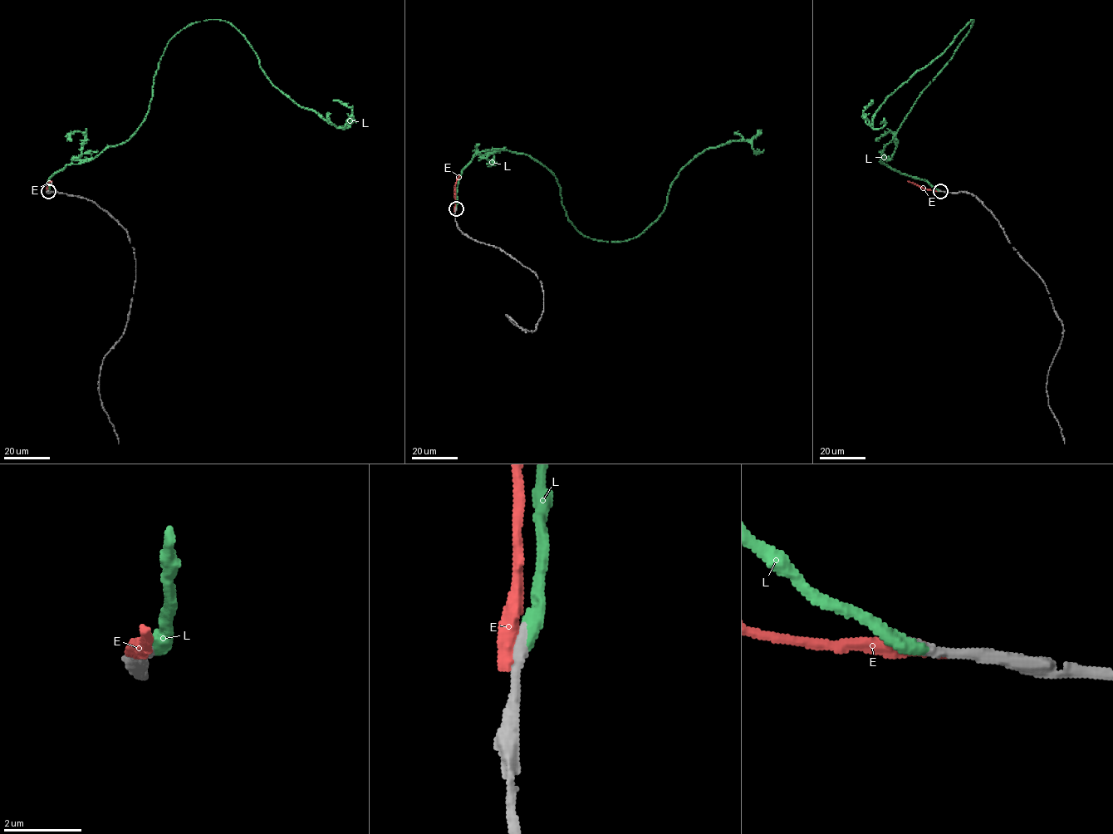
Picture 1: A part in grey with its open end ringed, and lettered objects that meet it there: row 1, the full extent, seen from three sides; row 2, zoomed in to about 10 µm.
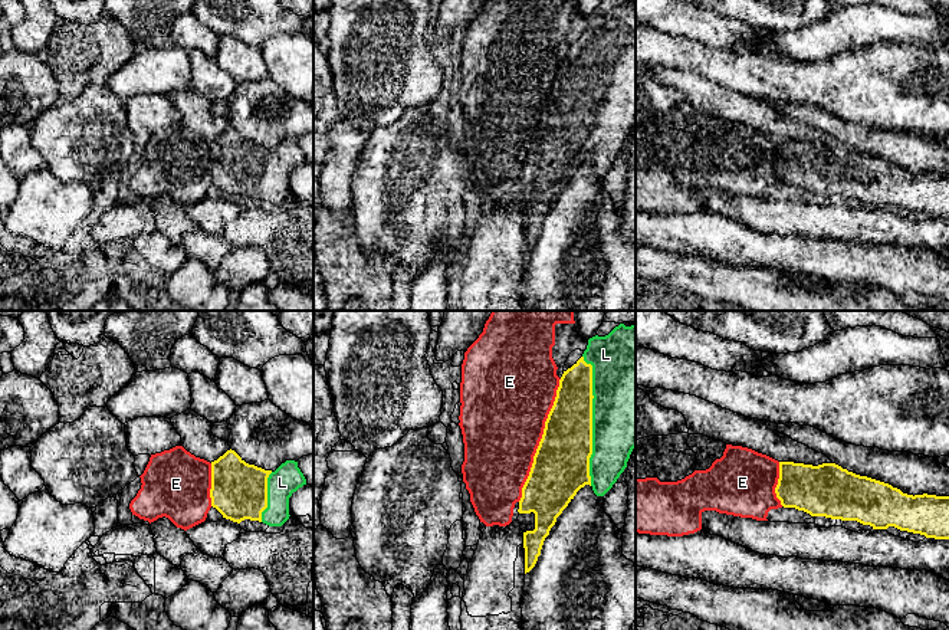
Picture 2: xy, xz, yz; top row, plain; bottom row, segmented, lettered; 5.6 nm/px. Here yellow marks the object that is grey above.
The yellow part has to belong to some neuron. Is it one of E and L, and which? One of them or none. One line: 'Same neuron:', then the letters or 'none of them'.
Same neuron: L

